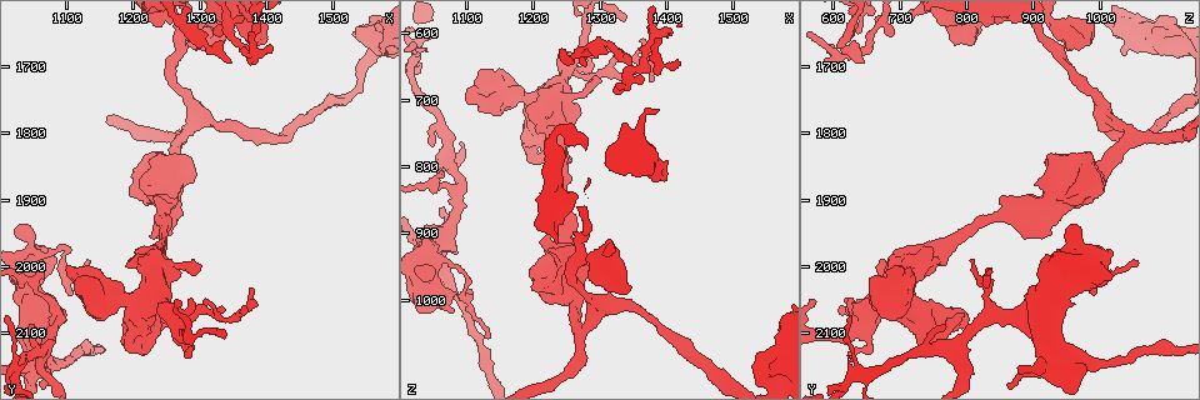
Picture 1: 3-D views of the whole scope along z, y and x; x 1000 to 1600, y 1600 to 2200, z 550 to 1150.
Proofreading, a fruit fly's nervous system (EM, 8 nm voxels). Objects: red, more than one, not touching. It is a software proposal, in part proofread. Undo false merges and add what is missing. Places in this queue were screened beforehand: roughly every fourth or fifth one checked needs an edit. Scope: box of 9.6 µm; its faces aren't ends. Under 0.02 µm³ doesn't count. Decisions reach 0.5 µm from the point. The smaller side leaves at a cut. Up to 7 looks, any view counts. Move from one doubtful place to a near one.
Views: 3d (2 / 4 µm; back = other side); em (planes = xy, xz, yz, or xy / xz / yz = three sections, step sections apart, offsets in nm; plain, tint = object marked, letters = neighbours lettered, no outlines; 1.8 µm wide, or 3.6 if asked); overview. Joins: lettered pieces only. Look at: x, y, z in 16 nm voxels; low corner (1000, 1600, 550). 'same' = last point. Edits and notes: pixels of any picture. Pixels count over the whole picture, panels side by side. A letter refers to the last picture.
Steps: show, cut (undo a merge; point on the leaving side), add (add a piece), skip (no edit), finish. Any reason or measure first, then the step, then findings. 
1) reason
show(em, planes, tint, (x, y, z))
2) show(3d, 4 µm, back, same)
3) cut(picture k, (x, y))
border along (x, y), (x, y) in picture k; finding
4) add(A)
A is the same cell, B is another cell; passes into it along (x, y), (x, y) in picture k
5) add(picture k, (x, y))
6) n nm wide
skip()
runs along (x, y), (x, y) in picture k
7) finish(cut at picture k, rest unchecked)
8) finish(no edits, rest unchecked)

a fork
show(em, 3.6 µm, planes, letters, (1255, 2075, 655))

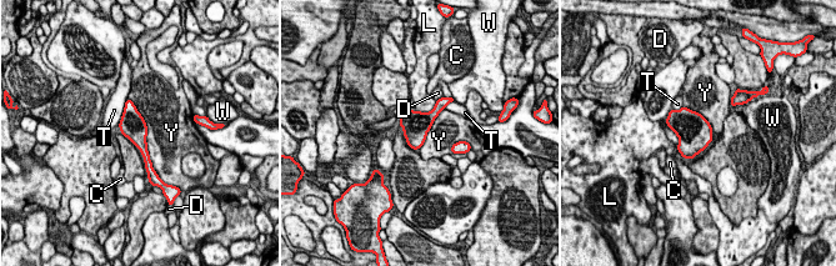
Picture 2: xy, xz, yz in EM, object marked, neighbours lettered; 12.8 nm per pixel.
Y touches over 1050 nm
skip()
C, D, L, T, W and Y are other cells; all the same neuron

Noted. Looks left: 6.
thin end
show(em, 3.6 µm, planes, letters, (1350, 1695, 640))

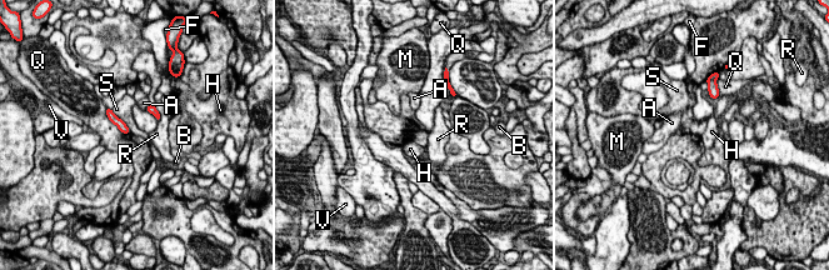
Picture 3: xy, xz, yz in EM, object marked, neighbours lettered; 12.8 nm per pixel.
100 nm wide
skip()
A, B, F, H, M, Q, R, S and V are other cells; runs along (109, 111), (126, 130) in picture 3; none of them fits

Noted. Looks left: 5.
sharp bend
show(3d, 4 µm, back, (1315, 1650, 970))

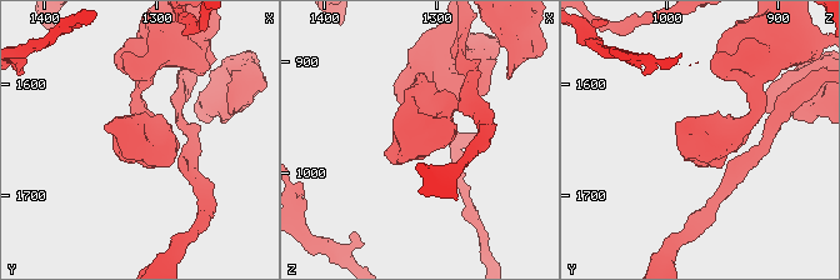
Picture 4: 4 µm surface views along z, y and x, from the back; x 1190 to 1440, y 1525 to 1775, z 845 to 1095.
now the EM
show(em, xy, step 4, tint, (1320, 1654, 968))

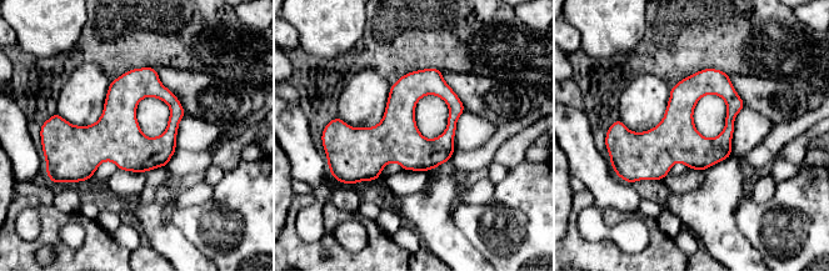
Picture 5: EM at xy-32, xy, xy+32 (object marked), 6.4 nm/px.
show(em, xy, step 4, letters, same)

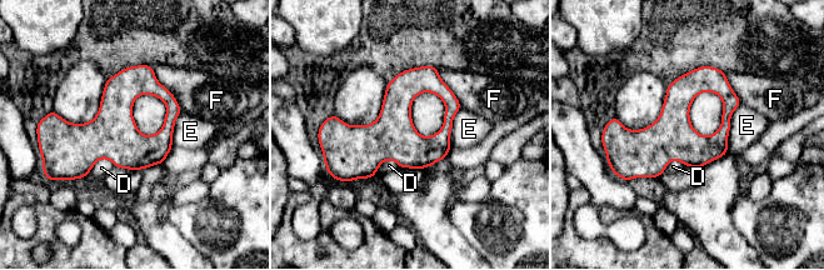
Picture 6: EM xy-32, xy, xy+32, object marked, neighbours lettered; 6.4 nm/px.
skip()
D, E and F are other cells; runs along (737, 101), (710, 143), (615, 125) in picture 6; continuous, no second neuron

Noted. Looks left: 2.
finish(no edits, rest unchecked)

